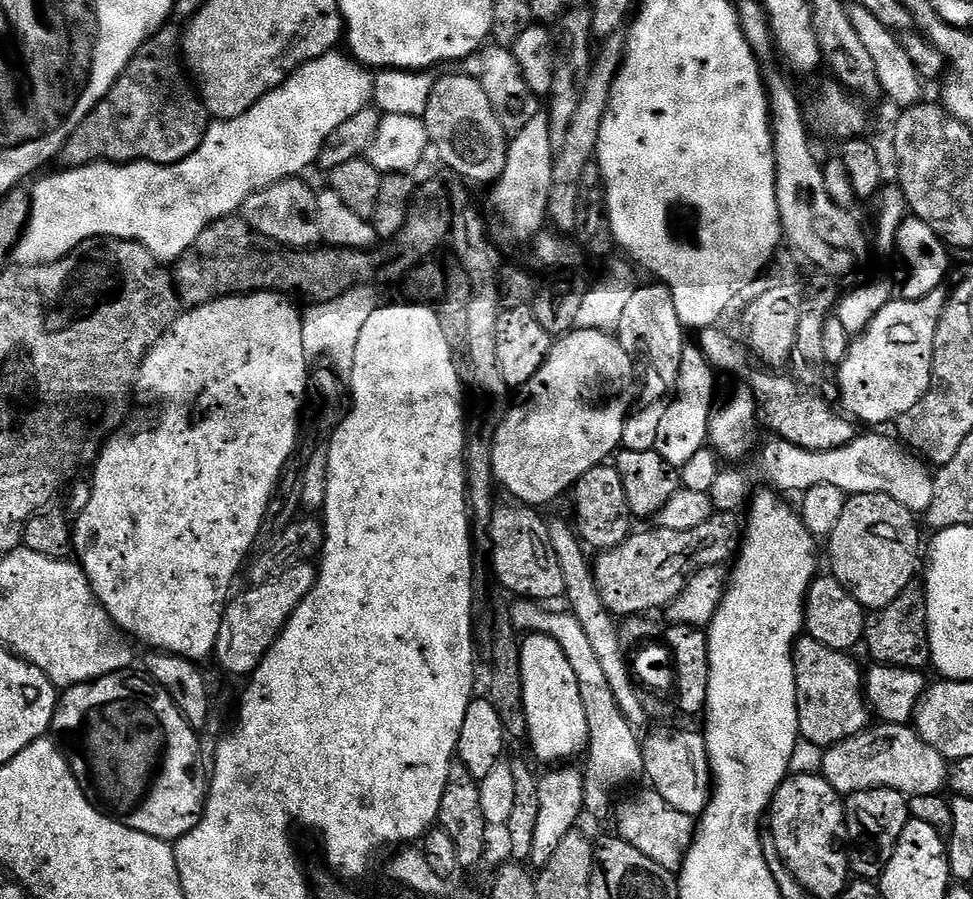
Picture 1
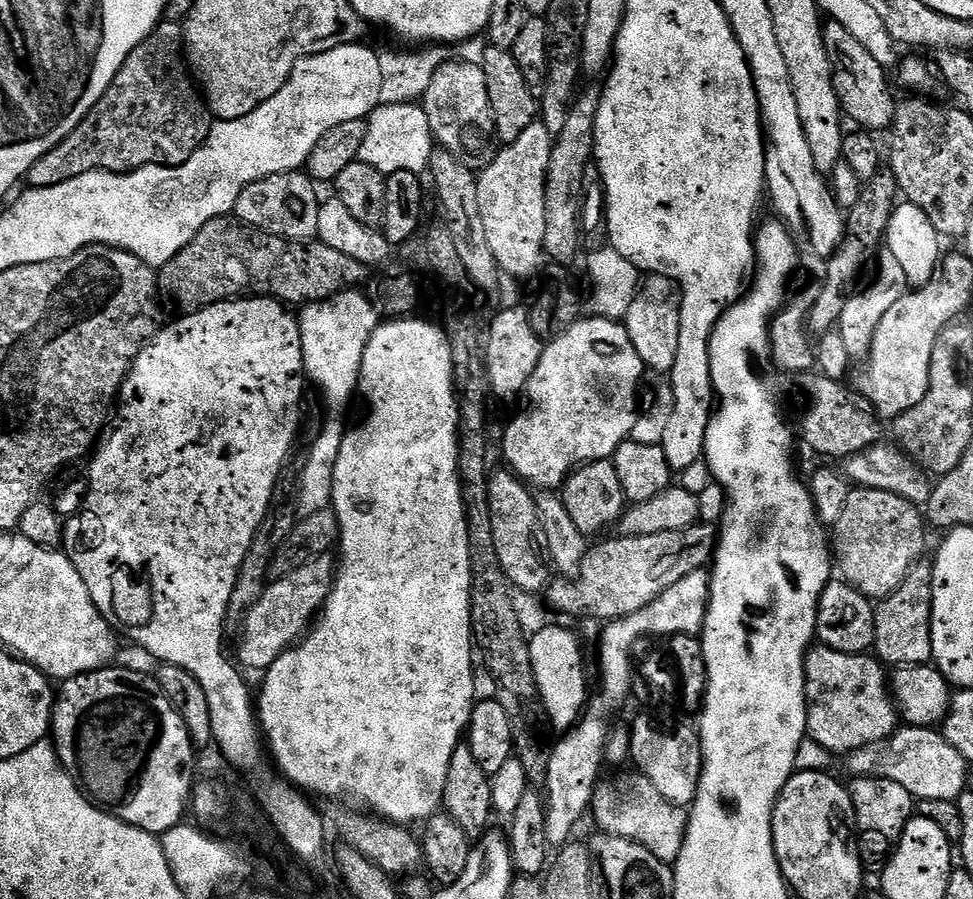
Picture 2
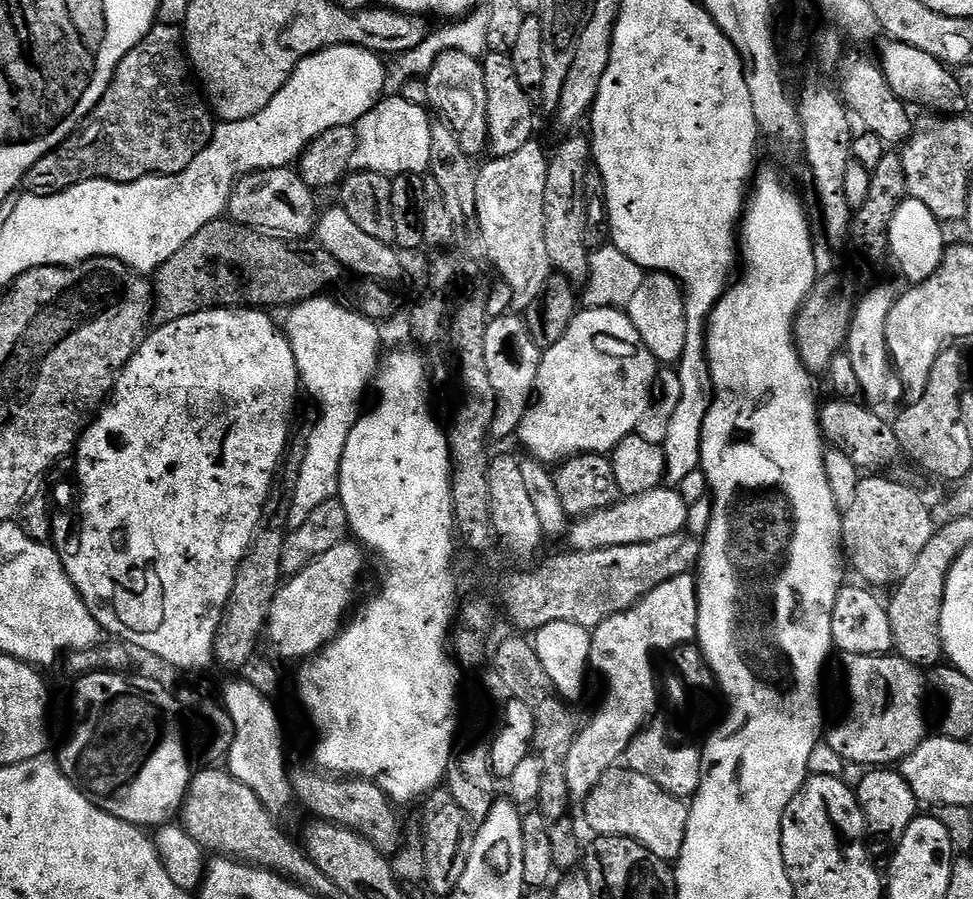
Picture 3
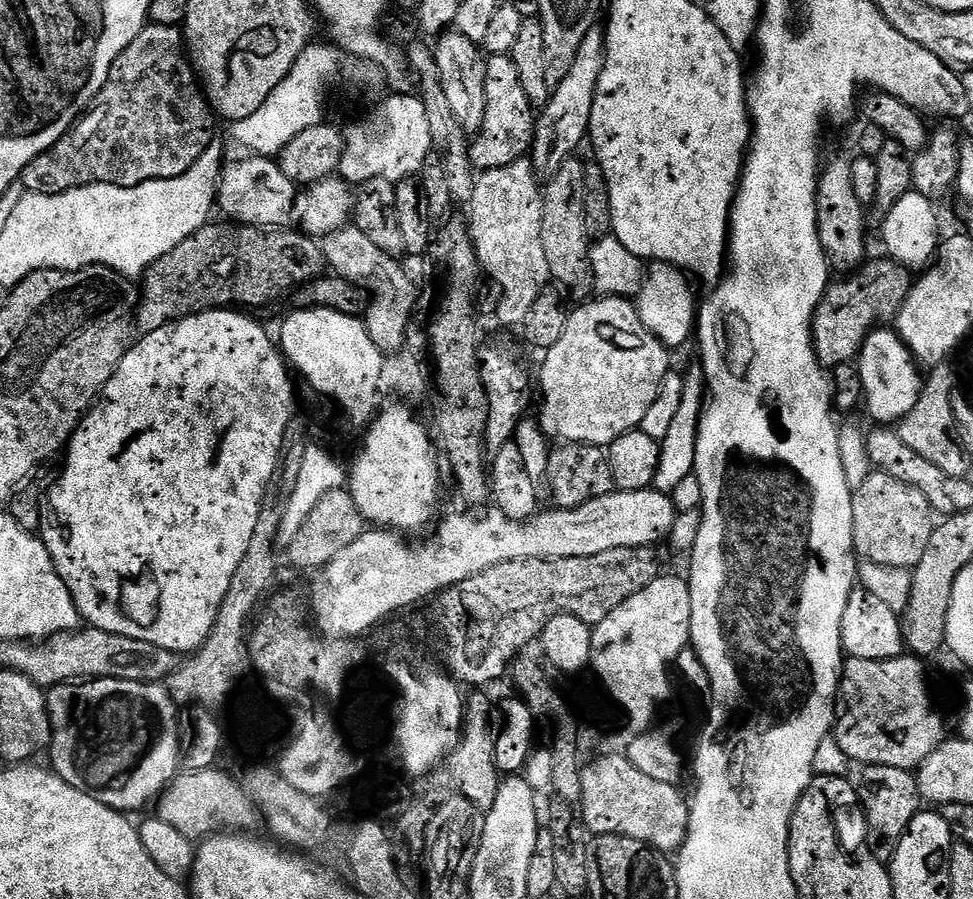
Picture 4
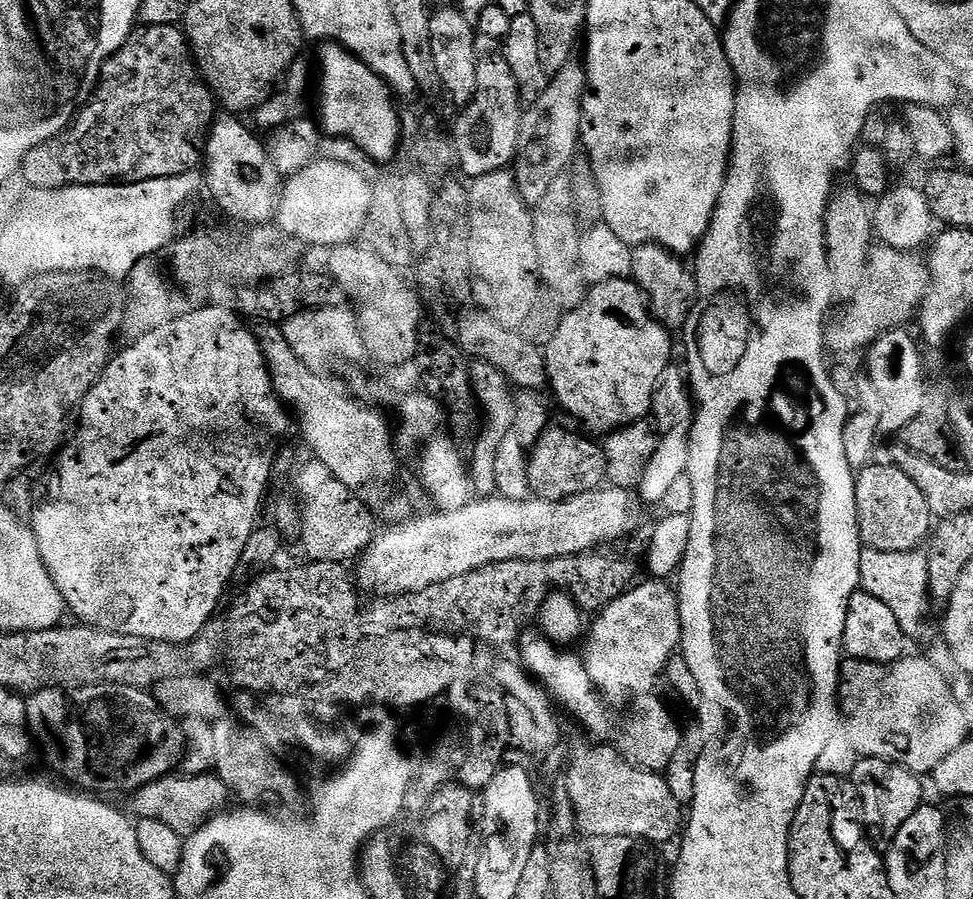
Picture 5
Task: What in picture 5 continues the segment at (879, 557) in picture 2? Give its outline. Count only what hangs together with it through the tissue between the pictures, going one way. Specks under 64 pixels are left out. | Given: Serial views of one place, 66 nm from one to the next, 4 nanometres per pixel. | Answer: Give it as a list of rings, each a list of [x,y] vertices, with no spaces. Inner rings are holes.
[[[873,462],[859,469],[856,509],[861,545],[878,552],[917,551],[929,539],[934,528],[934,517],[930,506],[926,506],[926,498],[922,498],[922,490],[918,490],[918,486],[914,486],[914,482],[910,482],[910,478],[906,478],[906,474],[902,474],[902,470],[892,462]]]

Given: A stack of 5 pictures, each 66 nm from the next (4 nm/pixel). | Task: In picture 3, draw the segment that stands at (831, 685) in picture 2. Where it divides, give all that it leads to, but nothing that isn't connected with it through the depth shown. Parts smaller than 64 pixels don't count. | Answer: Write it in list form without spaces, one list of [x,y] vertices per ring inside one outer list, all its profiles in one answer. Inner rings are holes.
[[[850,654],[841,661],[840,696],[844,705],[836,725],[827,729],[827,744],[849,765],[895,765],[910,755],[930,732],[924,721],[925,673],[895,654]]]

